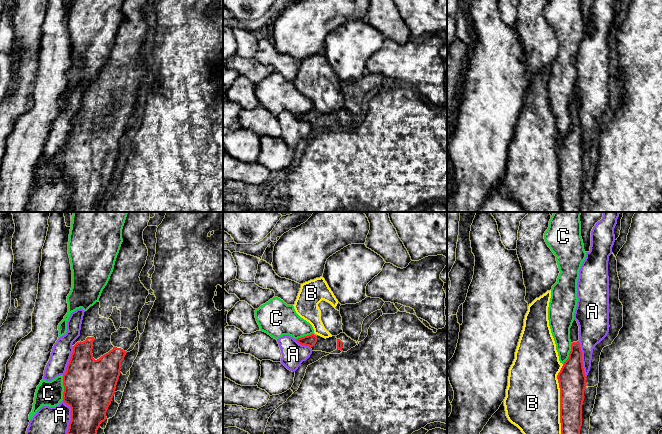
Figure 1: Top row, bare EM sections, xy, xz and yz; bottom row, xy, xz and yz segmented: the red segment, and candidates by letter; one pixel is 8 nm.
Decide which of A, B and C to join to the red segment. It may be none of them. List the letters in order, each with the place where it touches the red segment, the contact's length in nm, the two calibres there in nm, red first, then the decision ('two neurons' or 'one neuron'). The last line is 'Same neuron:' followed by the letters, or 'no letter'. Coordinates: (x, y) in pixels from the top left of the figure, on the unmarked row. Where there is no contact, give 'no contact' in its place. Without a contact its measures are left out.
A: contact xy (71, 194); length 280 nm; calibres 380 and 320 nm; two neurons
B: contact yz (560, 176); length 600 nm; calibres 220 and 440 nm; two neurons
C: contact xy (64, 163); length 200 nm; calibres 420 and 200 nm; two neurons
Same neuron: no letter

